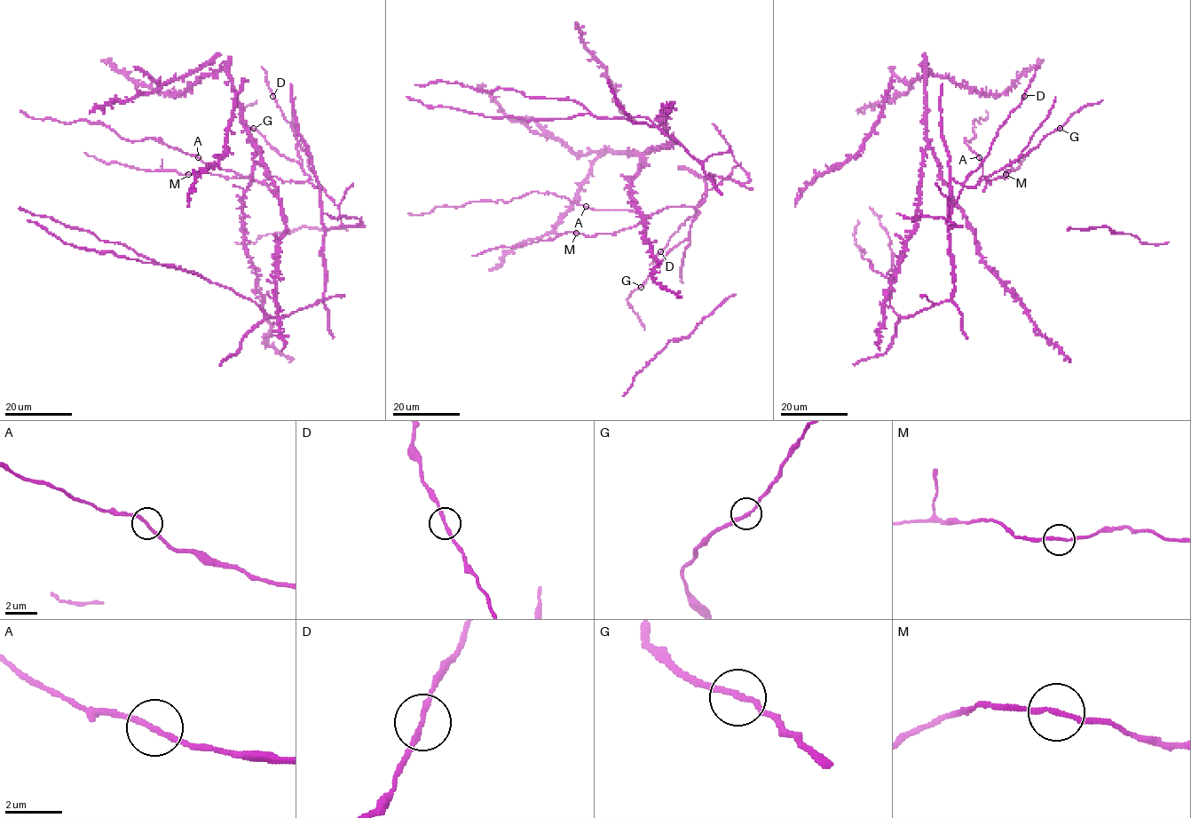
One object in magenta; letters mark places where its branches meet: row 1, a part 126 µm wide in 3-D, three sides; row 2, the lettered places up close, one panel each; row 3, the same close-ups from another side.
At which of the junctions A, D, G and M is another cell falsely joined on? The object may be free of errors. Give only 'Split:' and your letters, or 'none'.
Split: none

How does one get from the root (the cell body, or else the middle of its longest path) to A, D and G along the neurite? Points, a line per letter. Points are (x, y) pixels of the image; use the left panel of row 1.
A: (298, 309), (320, 301), (325, 289), (319, 182), (316, 187), (274, 176), (254, 181), (198, 157)
D: (298, 309), (323, 297), (322, 202), (316, 179), (319, 182), (309, 165), (310, 156), (273, 96)
G: (298, 309), (320, 301), (325, 289), (319, 182), (315, 187), (299, 163), (280, 155), (253, 129)

